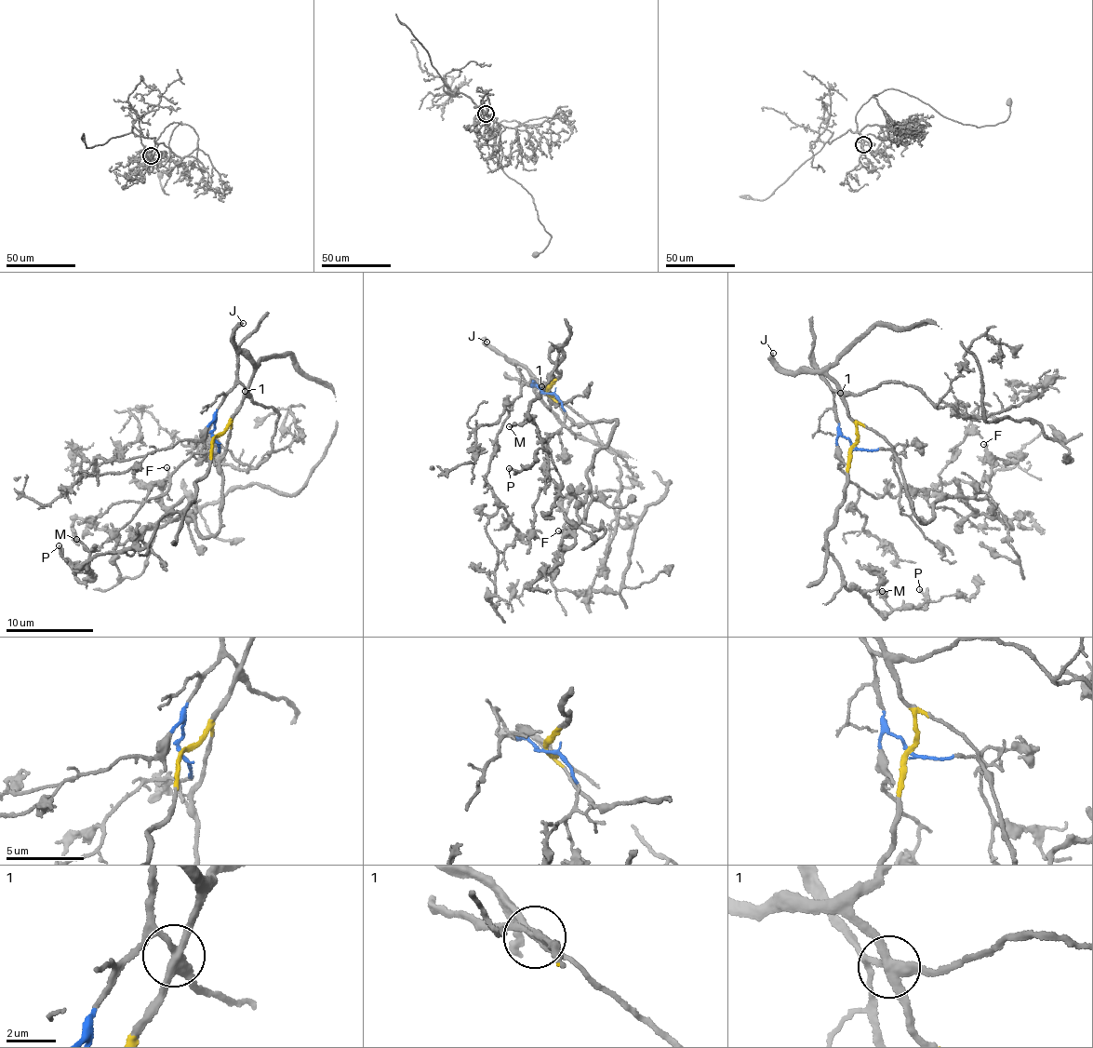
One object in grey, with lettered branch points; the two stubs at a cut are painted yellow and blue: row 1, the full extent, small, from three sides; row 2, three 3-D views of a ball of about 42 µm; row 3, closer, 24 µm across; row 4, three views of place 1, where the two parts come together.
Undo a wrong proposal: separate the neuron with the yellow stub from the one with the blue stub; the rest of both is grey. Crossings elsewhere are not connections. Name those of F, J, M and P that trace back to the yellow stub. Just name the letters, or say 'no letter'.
F, J, M, P

